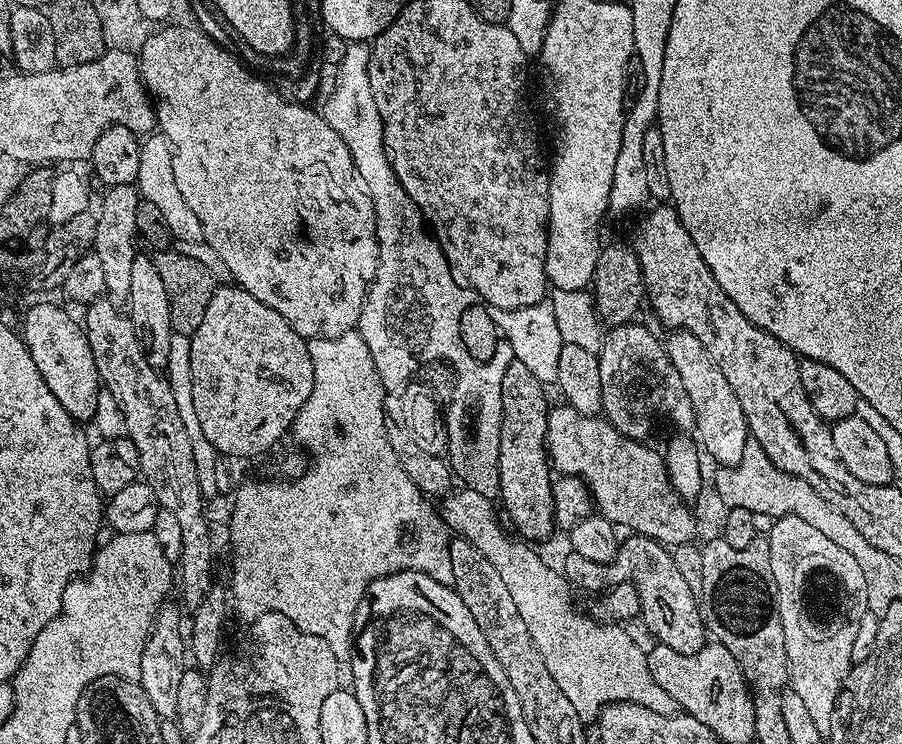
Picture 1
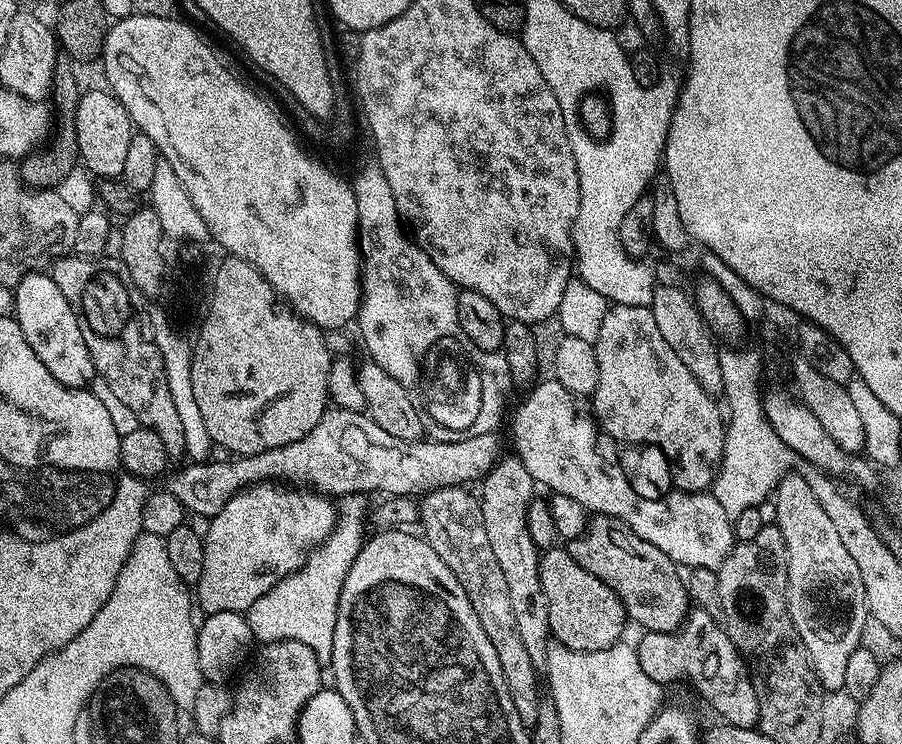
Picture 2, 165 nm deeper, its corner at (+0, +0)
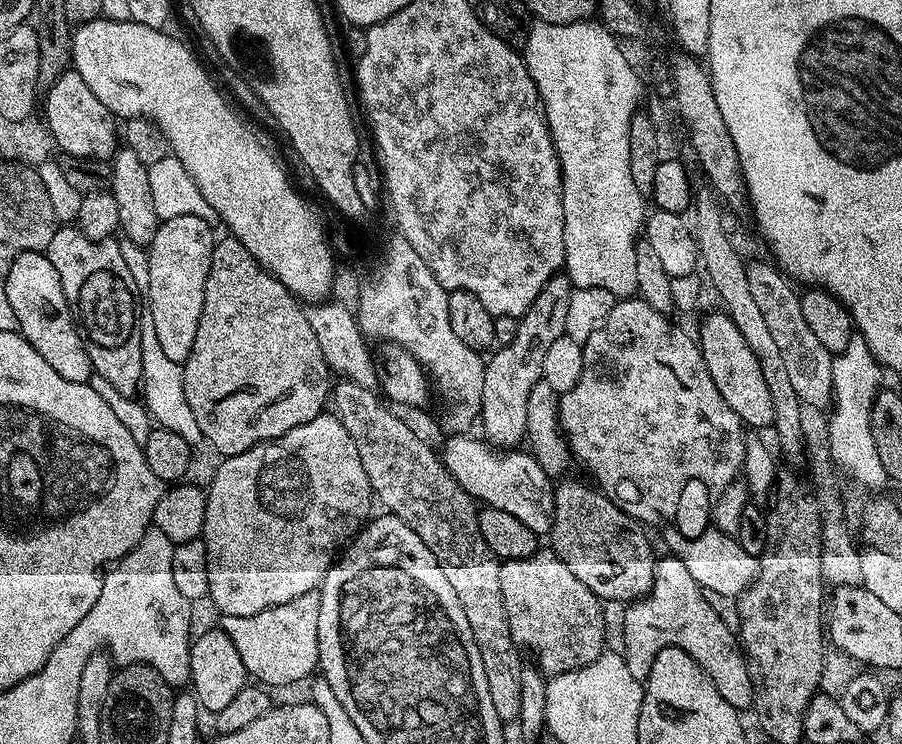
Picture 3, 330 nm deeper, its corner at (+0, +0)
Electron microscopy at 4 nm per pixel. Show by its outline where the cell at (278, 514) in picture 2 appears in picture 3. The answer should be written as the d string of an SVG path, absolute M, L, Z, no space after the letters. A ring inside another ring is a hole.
M335 414L315 416L310 422L302 426L294 426L294 430L278 438L250 446L250 450L242 450L242 454L223 457L219 462L221 464L217 466L216 473L212 476L212 485L207 485L206 488L208 501L206 502L206 522L202 539L206 546L206 570L210 570L210 590L207 599L212 600L213 606L218 611L224 612L225 617L262 614L262 610L270 610L270 606L282 606L282 602L290 602L290 598L298 598L307 592L317 591L324 580L324 575L337 559L338 553L357 532L367 525L373 515L374 493L370 486L370 478L366 478L362 458L358 458L358 446L354 446L354 438L346 434L346 426L342 426L342 422ZM292 460L298 464L300 462L304 464L306 474L310 478L310 488L304 488L300 482L296 482L296 466L292 466ZM288 468L294 468L292 476L288 476Z

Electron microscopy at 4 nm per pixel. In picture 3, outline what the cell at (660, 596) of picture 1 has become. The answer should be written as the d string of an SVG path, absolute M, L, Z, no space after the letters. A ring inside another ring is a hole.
M564 478L554 488L554 518L552 519L552 531L550 533L551 551L566 567L586 586L601 599L601 601L632 603L643 596L647 596L656 577L657 553L652 553L652 544L648 536L605 494L599 487L591 483L583 484L580 480L568 480Z

